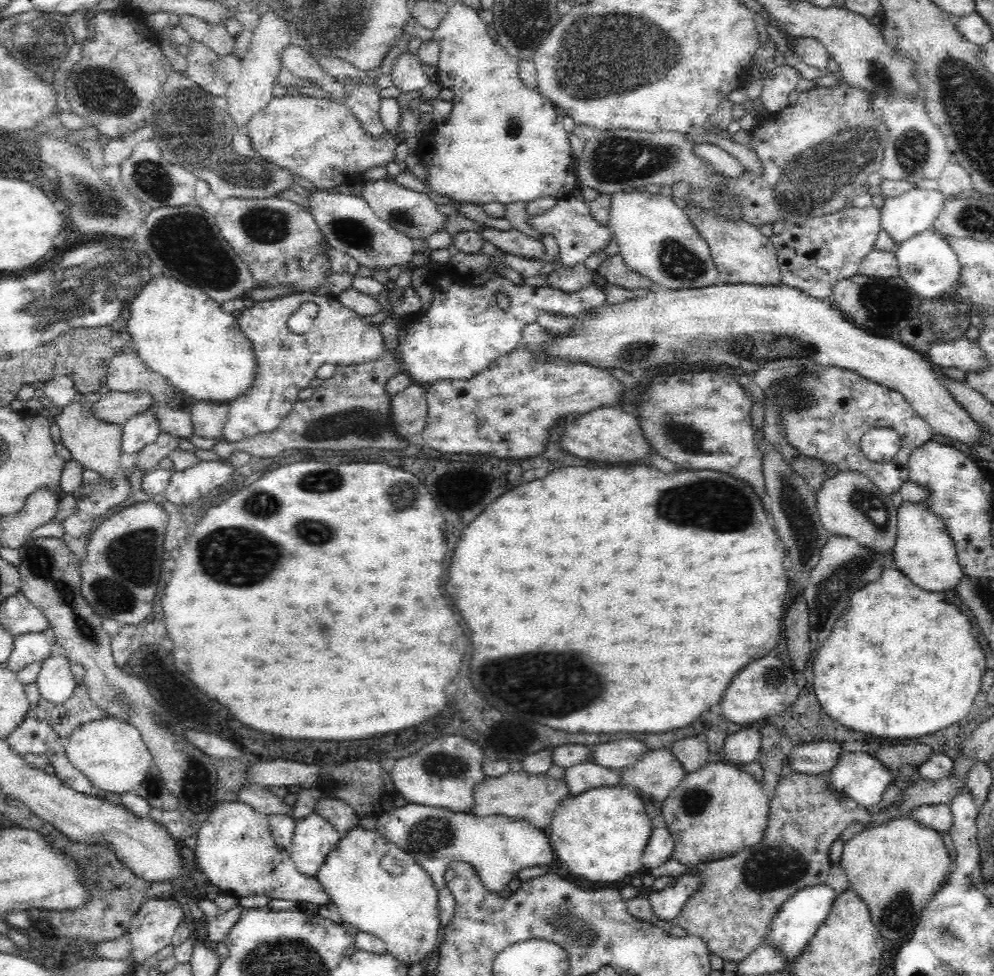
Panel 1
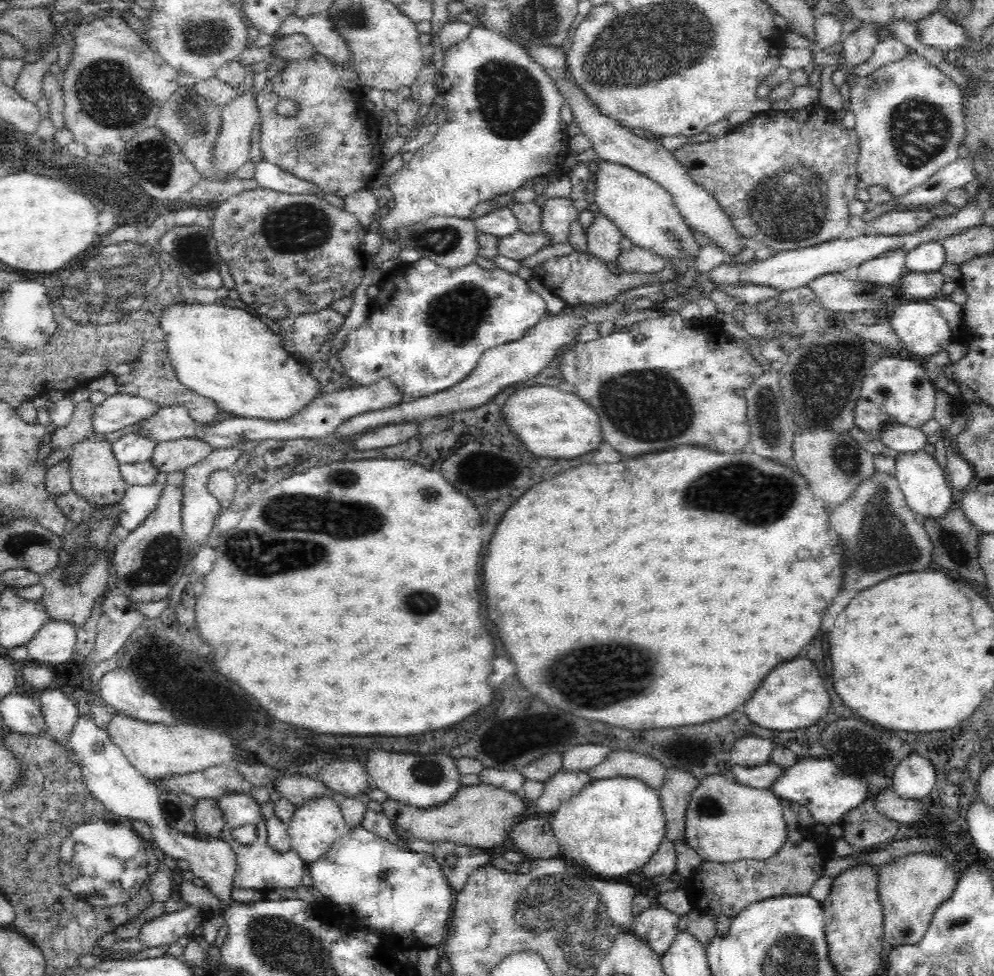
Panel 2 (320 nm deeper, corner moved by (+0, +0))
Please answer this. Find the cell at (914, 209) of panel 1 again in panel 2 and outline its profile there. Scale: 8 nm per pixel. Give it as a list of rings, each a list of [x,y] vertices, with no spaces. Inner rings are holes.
[[[888,251],[879,257],[863,262],[857,269],[854,281],[880,287],[897,287],[898,279],[905,271],[904,251]]]

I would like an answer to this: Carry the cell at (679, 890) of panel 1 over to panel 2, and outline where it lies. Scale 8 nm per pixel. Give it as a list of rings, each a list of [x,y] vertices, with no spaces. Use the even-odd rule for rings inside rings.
[[[652,907],[639,916],[635,916],[631,932],[640,941],[646,941],[656,954],[662,955],[676,936],[679,917],[663,907]]]

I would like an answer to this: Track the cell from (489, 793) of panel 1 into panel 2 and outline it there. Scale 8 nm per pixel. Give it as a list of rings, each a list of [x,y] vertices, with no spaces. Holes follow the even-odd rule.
[[[490,786],[461,787],[457,794],[444,805],[430,809],[418,809],[396,800],[387,799],[382,803],[382,813],[400,828],[408,830],[416,840],[432,844],[448,844],[455,846],[471,846],[483,849],[493,849],[507,840],[507,832],[512,824],[526,812],[526,804],[521,795],[512,794],[503,788]]]

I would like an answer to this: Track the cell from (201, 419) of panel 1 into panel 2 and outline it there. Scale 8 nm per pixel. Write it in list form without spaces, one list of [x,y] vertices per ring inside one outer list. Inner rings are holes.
[[[184,438],[158,443],[149,460],[152,461],[156,472],[172,474],[202,462],[212,451],[212,447],[206,442]]]

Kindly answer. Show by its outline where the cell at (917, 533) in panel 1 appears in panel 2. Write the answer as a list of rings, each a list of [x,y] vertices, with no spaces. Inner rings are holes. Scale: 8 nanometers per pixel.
[[[916,450],[916,452],[898,452],[895,461],[895,477],[899,482],[902,492],[905,494],[905,500],[909,508],[918,520],[921,518],[942,518],[946,510],[952,506],[952,496],[955,493],[946,485],[947,476],[928,451]]]

